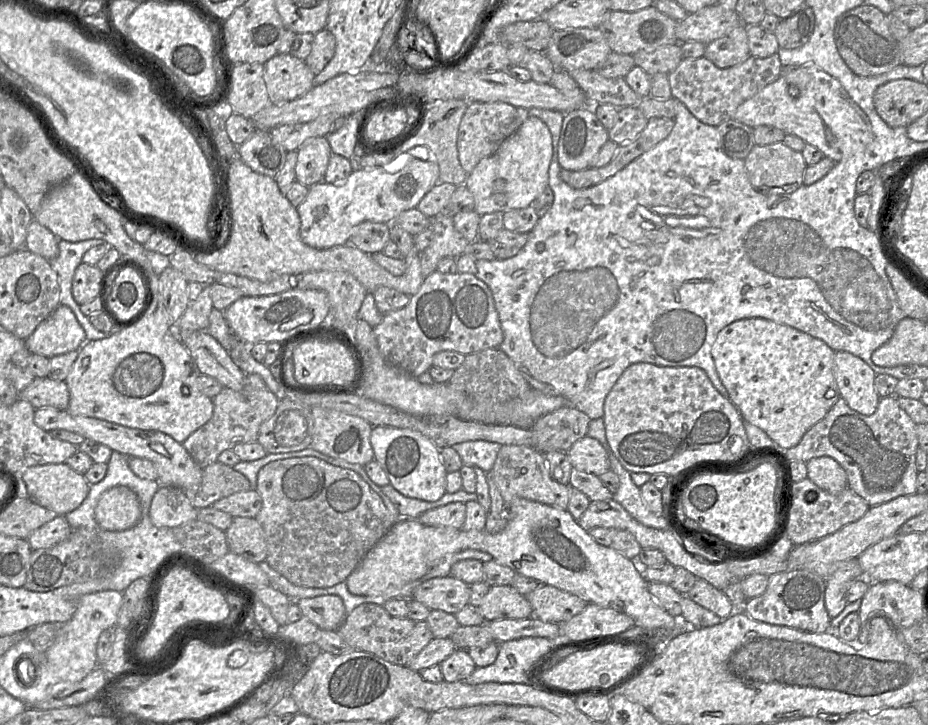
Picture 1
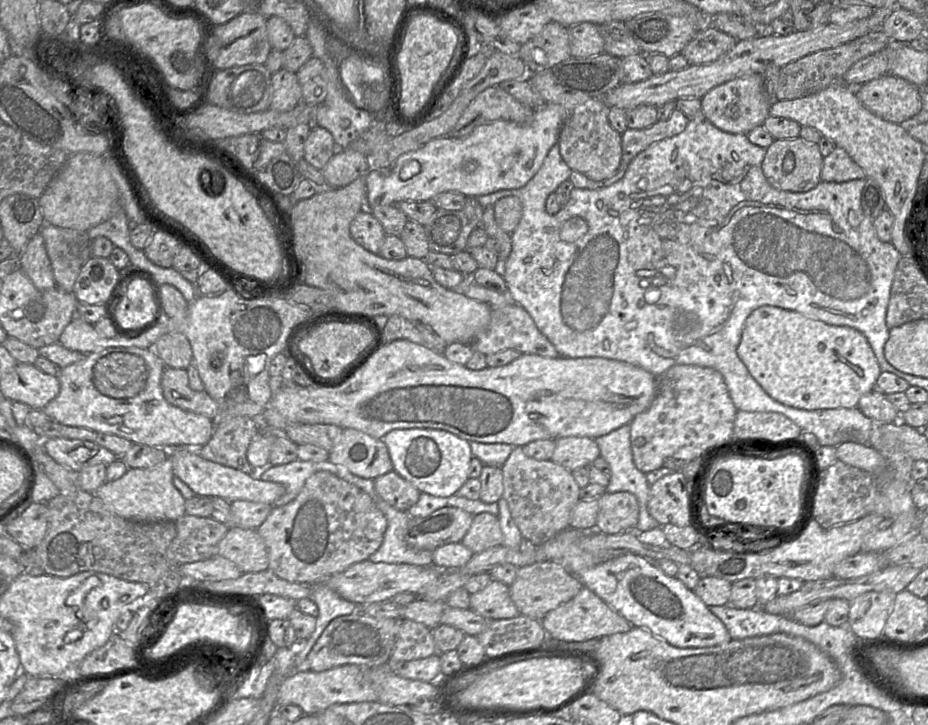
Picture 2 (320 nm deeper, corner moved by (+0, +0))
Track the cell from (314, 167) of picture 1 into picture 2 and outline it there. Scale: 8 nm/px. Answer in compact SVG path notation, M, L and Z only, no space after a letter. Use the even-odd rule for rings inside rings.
M311 125L304 146L304 159L315 168L322 170L336 150L332 134L323 127Z

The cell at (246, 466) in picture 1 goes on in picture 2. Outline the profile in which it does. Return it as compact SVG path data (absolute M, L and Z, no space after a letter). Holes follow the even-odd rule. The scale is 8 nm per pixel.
M295 460L287 464L274 465L268 463L264 470L257 470L250 474L254 479L261 479L263 481L277 482L285 487L285 493L277 499L273 507L283 506L294 500L303 488L306 480L315 472L325 470L333 473L337 477L346 480L359 487L366 492L376 503L378 495L374 488L374 481L372 479L365 479L352 474L346 467L333 464L330 461L314 462Z

